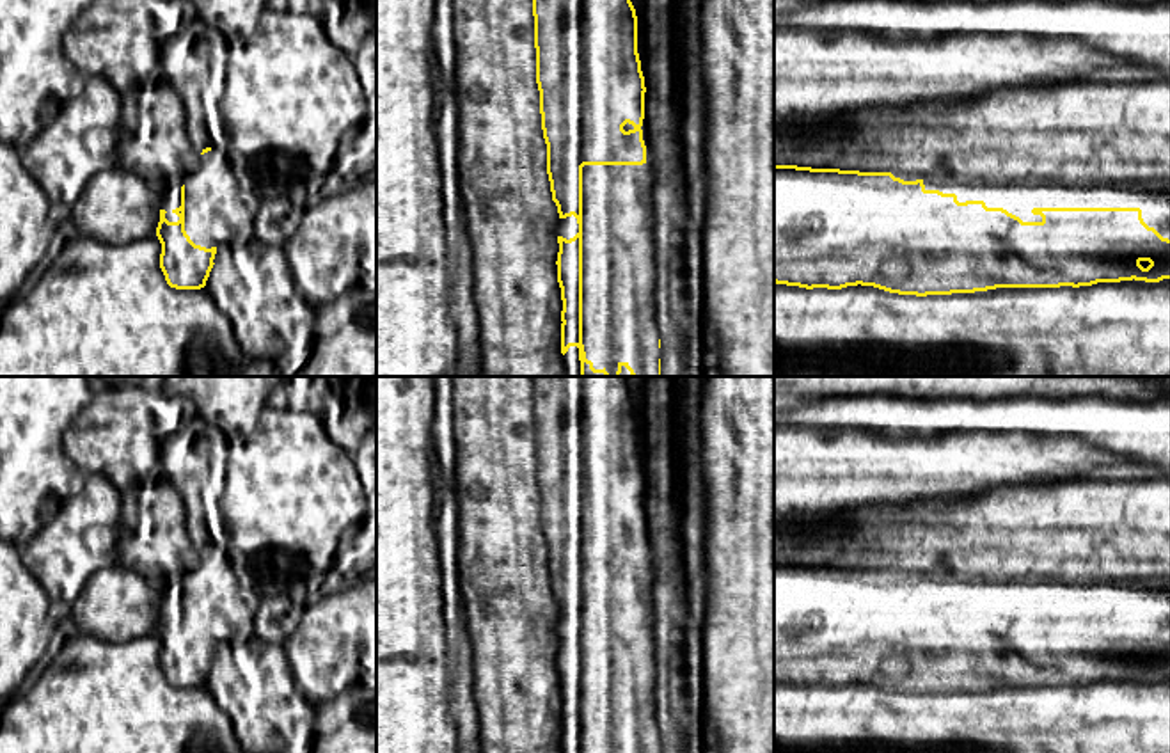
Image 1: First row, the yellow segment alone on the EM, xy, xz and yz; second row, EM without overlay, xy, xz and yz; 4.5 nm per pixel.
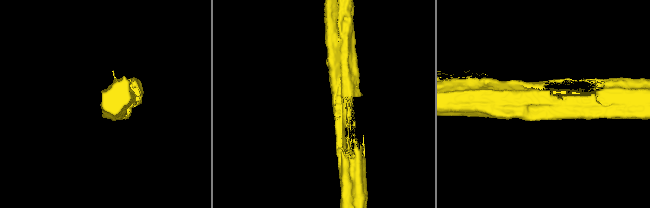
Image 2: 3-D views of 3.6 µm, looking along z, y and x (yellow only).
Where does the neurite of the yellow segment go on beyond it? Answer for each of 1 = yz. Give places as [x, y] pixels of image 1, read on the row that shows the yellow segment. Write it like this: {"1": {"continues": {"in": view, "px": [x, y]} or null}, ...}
{"1": {"continues": null}}

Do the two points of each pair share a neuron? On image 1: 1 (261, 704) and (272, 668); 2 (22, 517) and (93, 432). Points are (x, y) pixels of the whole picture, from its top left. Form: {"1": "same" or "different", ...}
{"1": "different", "2": "different"}

